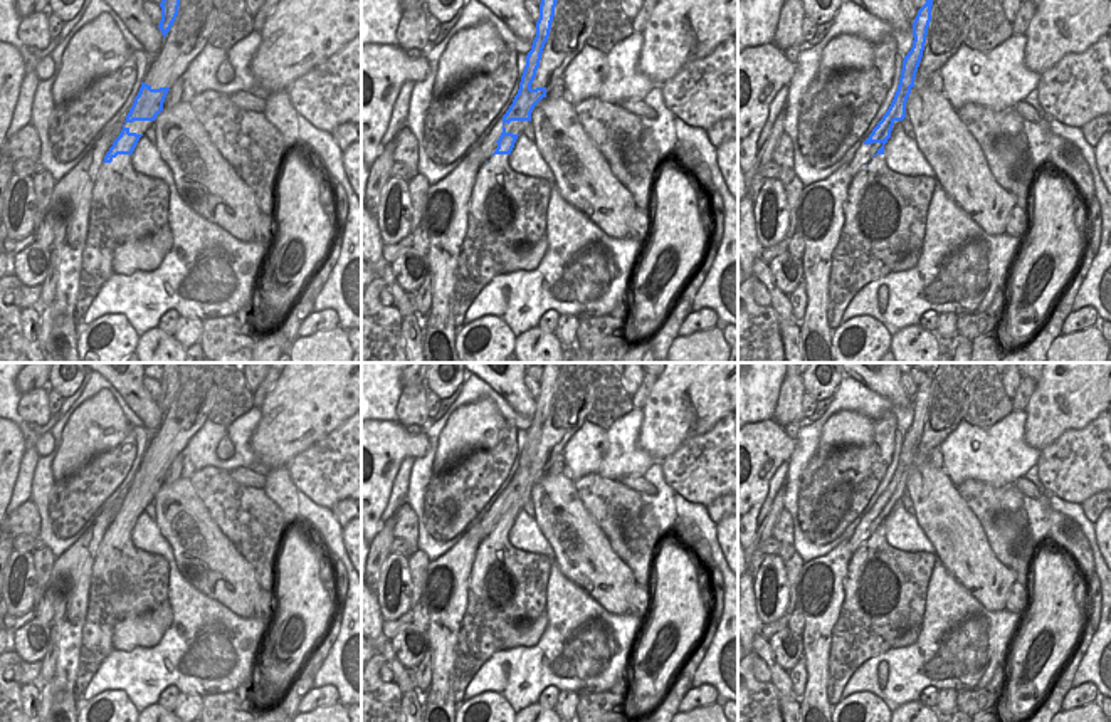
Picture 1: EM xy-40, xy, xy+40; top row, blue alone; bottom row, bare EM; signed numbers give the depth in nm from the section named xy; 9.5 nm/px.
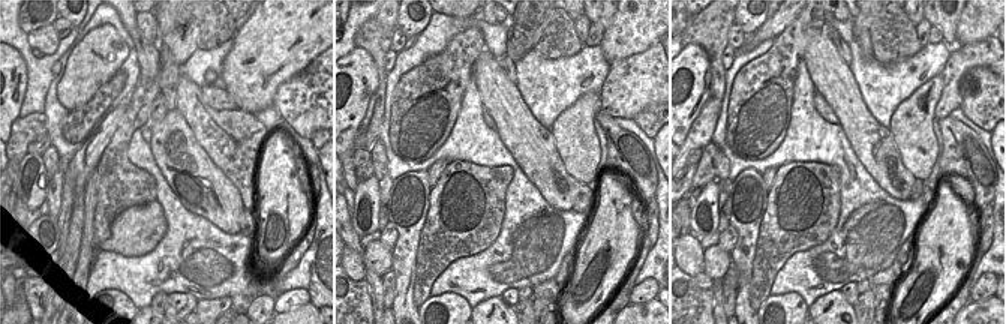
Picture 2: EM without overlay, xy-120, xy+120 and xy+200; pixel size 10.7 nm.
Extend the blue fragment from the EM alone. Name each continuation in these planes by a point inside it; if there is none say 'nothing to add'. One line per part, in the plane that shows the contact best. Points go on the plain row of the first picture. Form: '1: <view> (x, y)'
1: xy+40 (866, 528)

